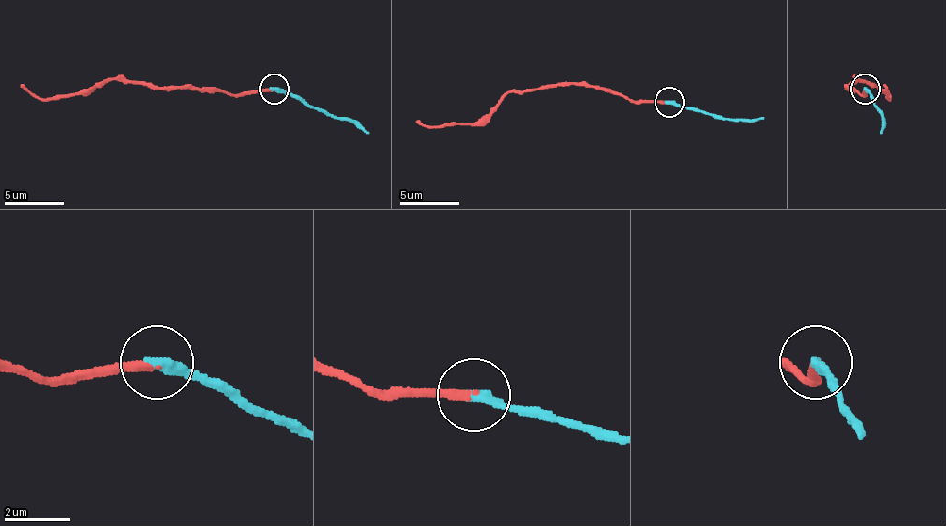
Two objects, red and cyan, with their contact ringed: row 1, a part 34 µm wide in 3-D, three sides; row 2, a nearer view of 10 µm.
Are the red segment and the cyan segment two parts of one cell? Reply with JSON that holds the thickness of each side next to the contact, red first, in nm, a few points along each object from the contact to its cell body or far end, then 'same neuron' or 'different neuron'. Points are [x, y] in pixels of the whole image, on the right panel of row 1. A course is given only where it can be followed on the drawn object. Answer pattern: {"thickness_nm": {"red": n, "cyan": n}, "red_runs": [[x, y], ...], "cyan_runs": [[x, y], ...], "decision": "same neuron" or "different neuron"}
{"thickness_nm": {"red": 240, "cyan": 360}, "red_runs": [[866, 90], [863, 95], [848, 86], [854, 80], [866, 80], [889, 98], [884, 83]], "cyan_runs": [[866, 90], [881, 113], [881, 134]], "decision": "same neuron"}

